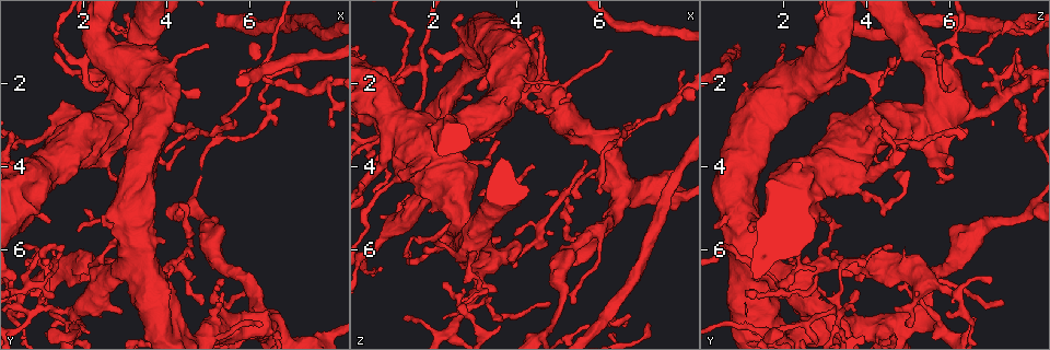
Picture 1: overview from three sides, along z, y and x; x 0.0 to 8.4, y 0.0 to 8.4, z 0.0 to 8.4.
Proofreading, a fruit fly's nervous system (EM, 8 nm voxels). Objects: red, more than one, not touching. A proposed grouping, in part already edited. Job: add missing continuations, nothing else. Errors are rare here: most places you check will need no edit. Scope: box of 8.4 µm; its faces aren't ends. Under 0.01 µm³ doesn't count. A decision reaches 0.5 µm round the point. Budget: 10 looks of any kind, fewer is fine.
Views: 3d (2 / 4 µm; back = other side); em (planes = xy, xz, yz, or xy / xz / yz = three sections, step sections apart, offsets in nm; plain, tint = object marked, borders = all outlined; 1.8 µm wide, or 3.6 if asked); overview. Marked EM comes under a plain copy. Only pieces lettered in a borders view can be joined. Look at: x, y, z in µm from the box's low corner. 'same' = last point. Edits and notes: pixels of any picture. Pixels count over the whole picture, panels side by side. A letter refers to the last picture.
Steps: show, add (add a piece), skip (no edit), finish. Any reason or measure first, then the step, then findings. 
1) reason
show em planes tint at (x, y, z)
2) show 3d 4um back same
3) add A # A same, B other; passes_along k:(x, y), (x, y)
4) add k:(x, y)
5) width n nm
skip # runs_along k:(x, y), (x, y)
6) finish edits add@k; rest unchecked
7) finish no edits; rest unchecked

sudden change in width
show em xy step 8 tint at (5.10, 5.40, 6.80)

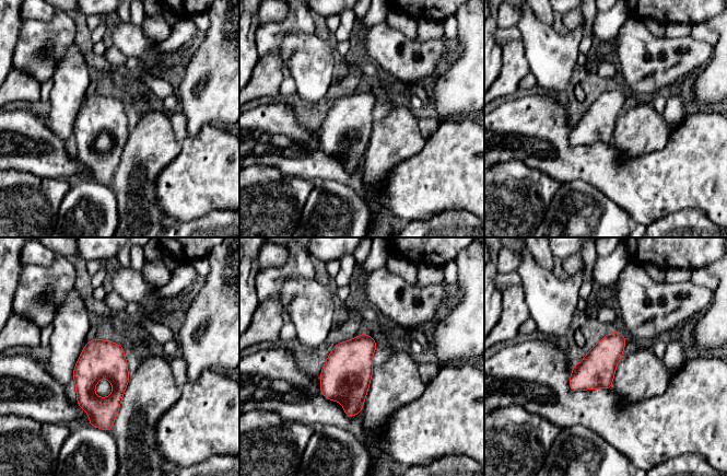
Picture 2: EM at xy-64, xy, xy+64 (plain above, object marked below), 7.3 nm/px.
show em planes tint same

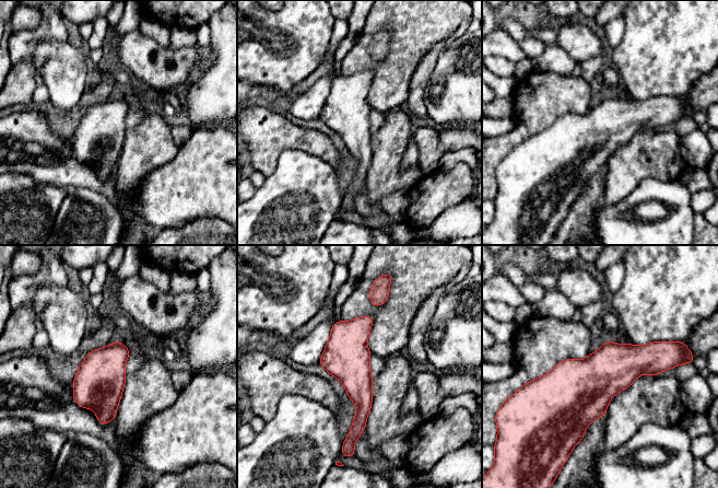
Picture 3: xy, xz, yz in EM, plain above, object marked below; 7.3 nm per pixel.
see the neighbours
show em planes borders same

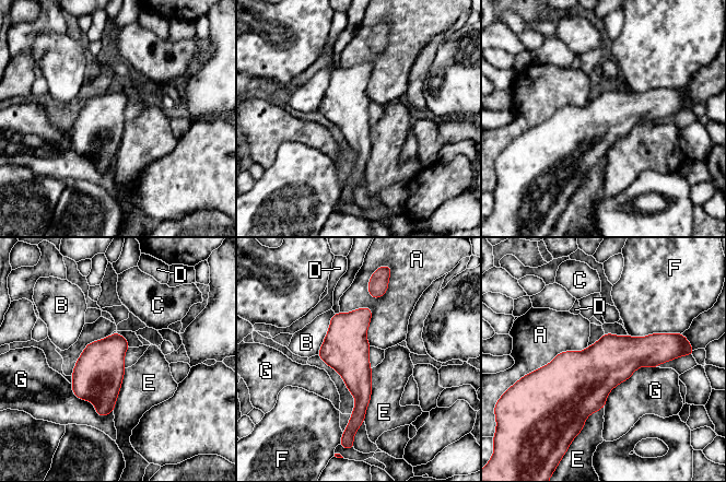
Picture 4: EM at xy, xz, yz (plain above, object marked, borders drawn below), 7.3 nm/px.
skip # A other, B other, C other, D other, E other, F other, G other; runs_along 4:(366, 309), (356, 321), (353, 425); no lettered piece goes on from it

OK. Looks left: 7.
show em planes tint at (4.15, 6.30, 2.25)

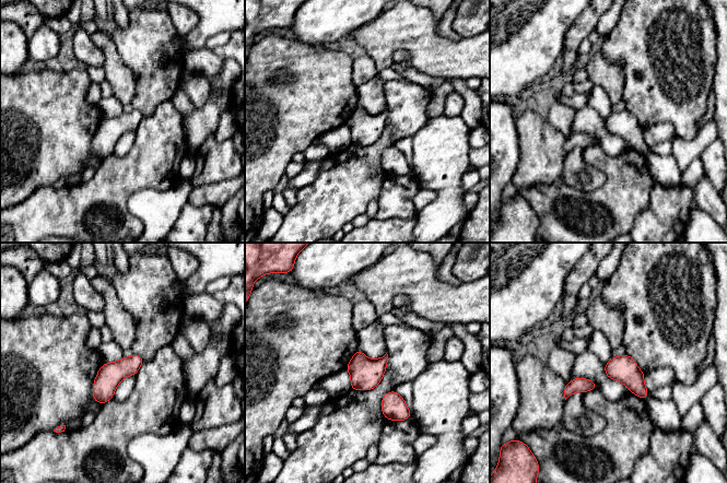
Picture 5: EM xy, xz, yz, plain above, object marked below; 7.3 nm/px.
what lies round it
show em planes borders same

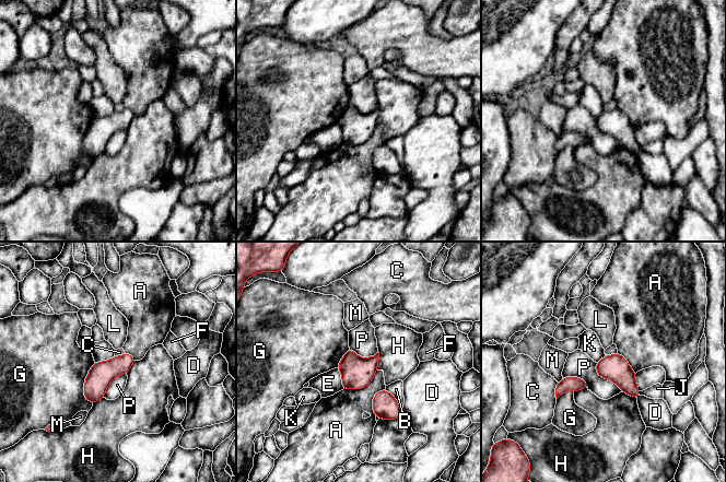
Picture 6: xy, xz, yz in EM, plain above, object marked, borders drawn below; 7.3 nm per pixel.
width 180 nm
skip # A other, B other, C other, D other, E other, F other, G other, H other, J other, K other, L other, M other, P other; border 6:(114, 355), (108, 360), (95, 363); none of them fits

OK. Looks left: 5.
sudden change in width
show em planes borders at (1.05, 7.35, 3.35)

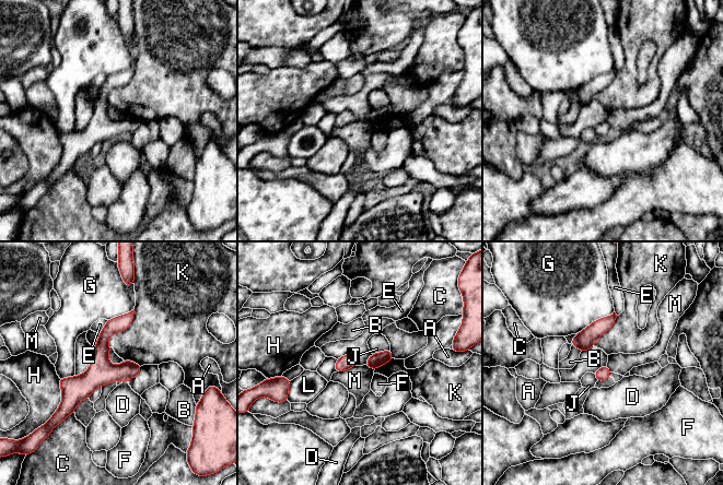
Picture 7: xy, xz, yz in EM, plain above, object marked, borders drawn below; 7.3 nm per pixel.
longest_contact K 340 nm
skip # A other, B other, C other, D other, E other, F other, G other, H other, J other, K other, L other, M other; none of them fits

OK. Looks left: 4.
branch stops here
show 3d 4um at (6.70, 2.40, 7.60)

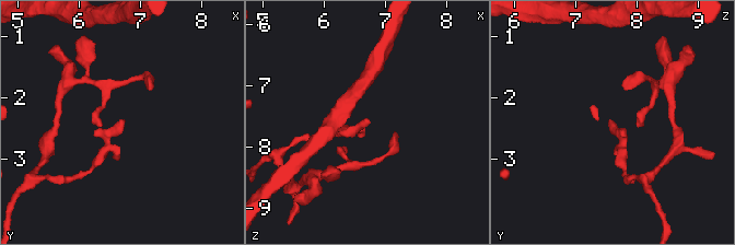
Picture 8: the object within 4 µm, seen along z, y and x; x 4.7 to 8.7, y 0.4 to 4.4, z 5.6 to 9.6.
show em planes borders at (6.70, 2.40, 7.55)

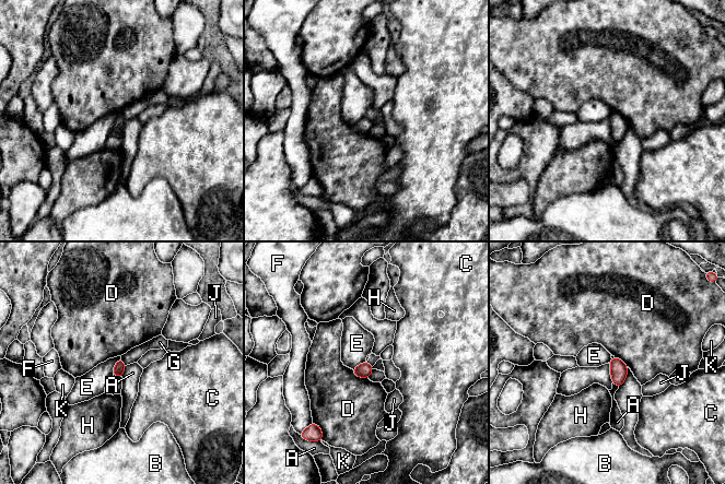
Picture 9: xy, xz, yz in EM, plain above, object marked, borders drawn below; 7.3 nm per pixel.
skip # A other, B other, C other, D other, E other, F other, G other, H other, J other, K other; border 9:(120, 357), (126, 365); no lettered piece goes on from it

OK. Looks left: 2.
finish no edits; rest unchecked

